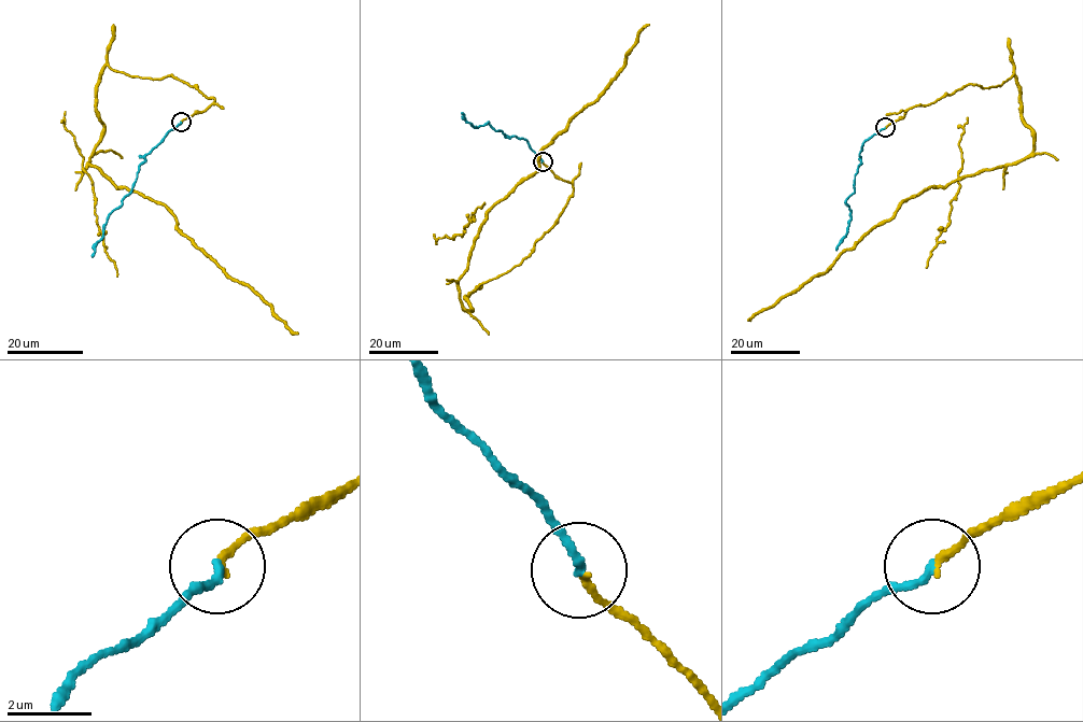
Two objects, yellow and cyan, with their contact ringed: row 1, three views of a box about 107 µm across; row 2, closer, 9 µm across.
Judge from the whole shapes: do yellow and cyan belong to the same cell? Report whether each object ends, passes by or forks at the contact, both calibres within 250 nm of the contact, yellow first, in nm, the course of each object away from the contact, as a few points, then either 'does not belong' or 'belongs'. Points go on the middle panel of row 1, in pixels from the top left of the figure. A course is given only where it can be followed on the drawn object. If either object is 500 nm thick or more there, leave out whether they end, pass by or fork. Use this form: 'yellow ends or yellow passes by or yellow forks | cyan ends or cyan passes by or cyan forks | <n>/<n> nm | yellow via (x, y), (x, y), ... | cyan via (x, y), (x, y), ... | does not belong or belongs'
yellow ends | cyan ends | 160/200 nm | yellow via (543, 163), (573, 195), (465, 310), (458, 281), (486, 214), (538, 168), (649, 25) | cyan via (543, 161), (525, 140), (508, 138), (488, 122), (474, 127), (461, 112) | belongs

